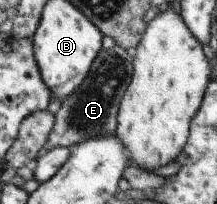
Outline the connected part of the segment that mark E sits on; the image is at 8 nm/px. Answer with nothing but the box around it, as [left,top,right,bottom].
[42,44,134,154]

